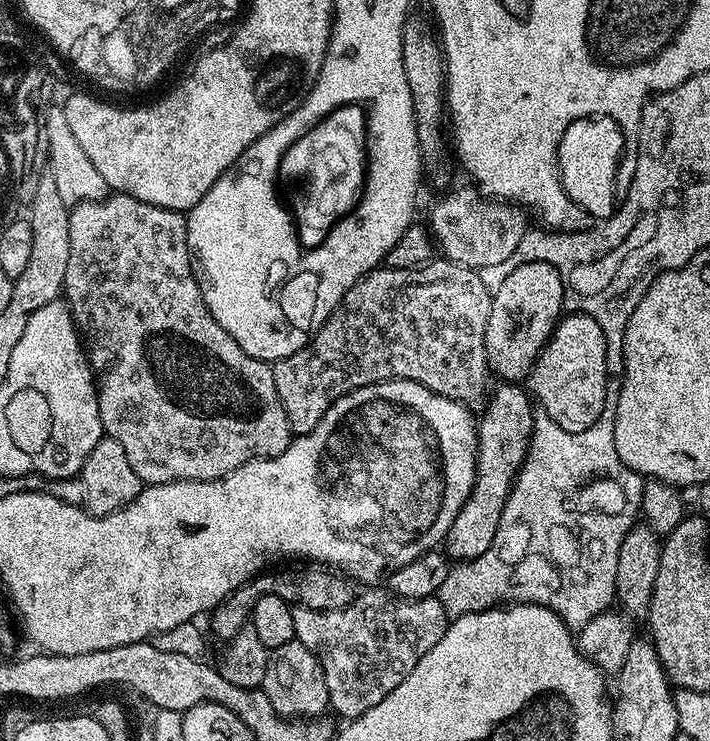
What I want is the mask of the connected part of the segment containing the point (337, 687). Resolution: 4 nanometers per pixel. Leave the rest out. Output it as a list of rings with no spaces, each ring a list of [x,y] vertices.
[[[372,586],[362,591],[344,609],[322,610],[308,607],[293,607],[294,630],[296,639],[302,642],[308,650],[316,655],[324,671],[326,686],[328,687],[328,703],[331,711],[345,716],[345,721],[356,720],[366,710],[378,706],[386,694],[393,692],[403,680],[407,678],[422,662],[422,658],[446,634],[450,623],[448,612],[436,596],[427,596],[421,600],[407,600],[395,596],[384,586]]]

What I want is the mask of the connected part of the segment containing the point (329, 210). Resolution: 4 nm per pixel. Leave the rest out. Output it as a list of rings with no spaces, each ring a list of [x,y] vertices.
[[[359,103],[342,104],[333,112],[324,115],[317,124],[301,131],[292,141],[290,150],[286,150],[280,160],[279,175],[283,179],[285,176],[288,180],[304,180],[304,209],[301,210],[300,216],[298,212],[298,224],[301,229],[312,228],[315,224],[331,225],[356,207],[366,179],[367,134],[368,118],[365,109]]]

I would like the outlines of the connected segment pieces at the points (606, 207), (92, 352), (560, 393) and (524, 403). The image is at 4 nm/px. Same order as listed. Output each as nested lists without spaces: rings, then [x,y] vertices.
[[[588,117],[578,119],[567,127],[560,143],[559,157],[564,159],[574,154],[574,166],[561,167],[561,184],[568,197],[580,203],[581,208],[595,219],[607,219],[616,206],[614,182],[610,178],[598,178],[598,174],[610,174],[616,166],[610,162],[610,142],[612,124],[607,117]]]
[[[112,194],[102,200],[75,205],[68,217],[70,262],[66,262],[62,292],[79,335],[86,338],[88,362],[96,377],[96,397],[102,426],[106,435],[117,440],[122,445],[122,450],[126,450],[126,459],[130,461],[134,474],[138,474],[141,485],[173,484],[179,480],[221,480],[223,476],[230,475],[251,460],[271,458],[286,451],[294,439],[294,433],[288,425],[286,410],[274,386],[272,364],[250,358],[250,354],[246,354],[246,350],[242,350],[242,346],[238,346],[238,342],[234,342],[234,338],[230,338],[230,334],[226,334],[226,330],[222,330],[222,326],[218,326],[218,322],[210,314],[202,298],[200,283],[196,280],[192,254],[188,250],[188,222],[185,213],[154,206],[133,196]]]
[[[568,314],[557,323],[530,373],[530,392],[549,416],[564,430],[592,431],[606,406],[608,381],[608,344],[602,326],[593,316]]]
[[[504,382],[499,386],[501,388],[492,397],[487,397],[484,417],[481,415],[478,420],[476,484],[442,541],[443,551],[456,562],[482,558],[482,554],[490,550],[494,534],[498,534],[504,503],[512,492],[512,485],[524,464],[524,457],[528,455],[532,439],[533,397],[525,389],[524,393],[516,382]]]

